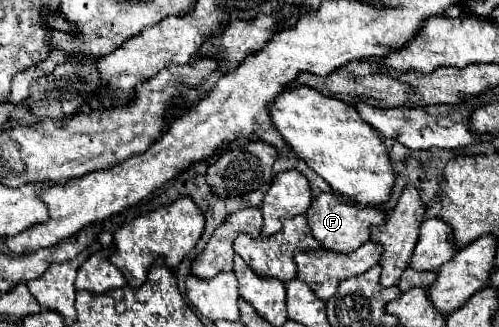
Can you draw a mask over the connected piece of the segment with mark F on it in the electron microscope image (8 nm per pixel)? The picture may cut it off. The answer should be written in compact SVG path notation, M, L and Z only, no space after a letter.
M324 193L312 201L310 209L306 211L306 219L312 229L312 235L322 243L322 247L330 251L350 253L370 239L370 227L382 225L386 221L386 213L370 205L350 205L346 201L340 201L332 193Z

